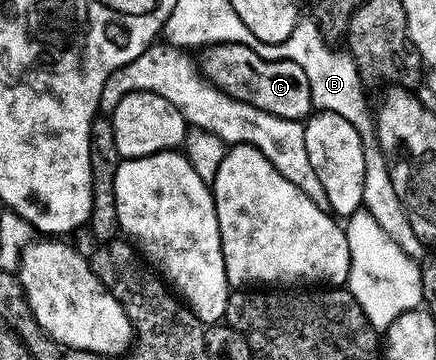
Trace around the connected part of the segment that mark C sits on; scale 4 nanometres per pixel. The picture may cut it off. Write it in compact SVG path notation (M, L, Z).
M239 41L208 46L201 55L201 72L211 84L227 95L251 103L251 107L259 107L259 111L279 115L279 119L304 122L314 112L311 83L307 83L307 71L303 71L299 63L260 57L252 44Z

